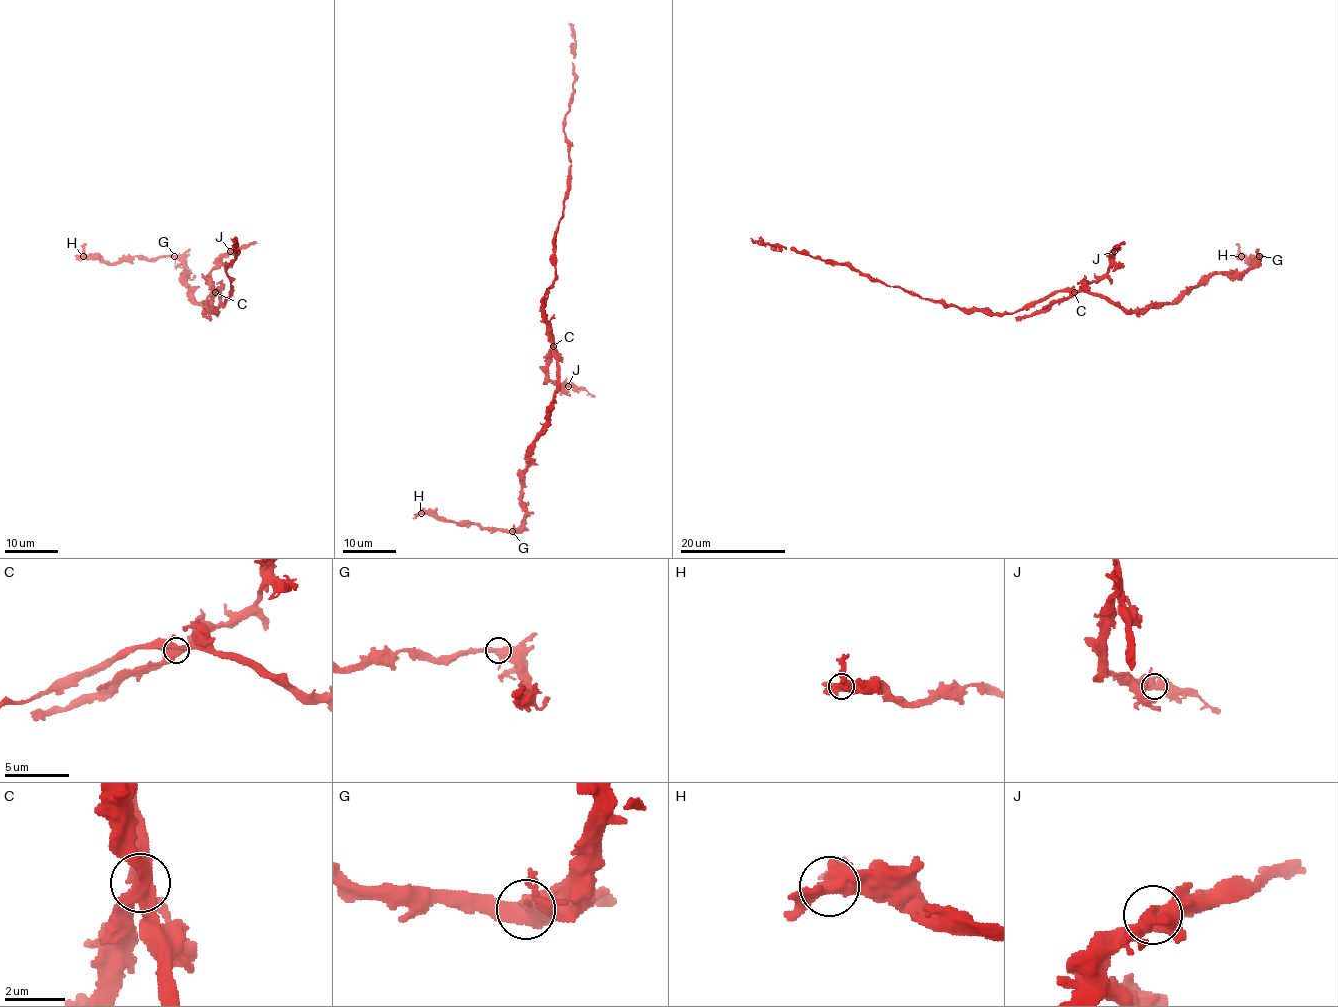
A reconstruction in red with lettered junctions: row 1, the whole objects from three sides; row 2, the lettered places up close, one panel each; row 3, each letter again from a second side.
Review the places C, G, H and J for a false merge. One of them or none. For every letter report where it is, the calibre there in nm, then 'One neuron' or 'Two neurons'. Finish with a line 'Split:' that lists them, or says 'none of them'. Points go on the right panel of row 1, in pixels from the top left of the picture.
C: Place: (1074, 292). Thickness 500 nm. Two neurons
G: Place: (1259, 256). Thickness 460 nm. One neuron
H: Place: (1241, 256). Thickness 500 nm. One neuron
J: Place: (1114, 251). Thickness 500 nm. One neuron
Split: C

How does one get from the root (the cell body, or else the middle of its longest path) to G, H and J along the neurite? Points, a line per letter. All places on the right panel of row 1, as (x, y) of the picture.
G: (1058, 292), (1100, 293), (1128, 310), (1156, 308), (1178, 301), (1214, 275), (1242, 273), (1259, 256)
H: (1058, 292), (1100, 293), (1128, 310), (1156, 308), (1214, 275), (1242, 273), (1258, 257), (1250, 263), (1240, 256)
J: (1058, 292), (1079, 290), (1098, 281), (1106, 273), (1114, 251)

